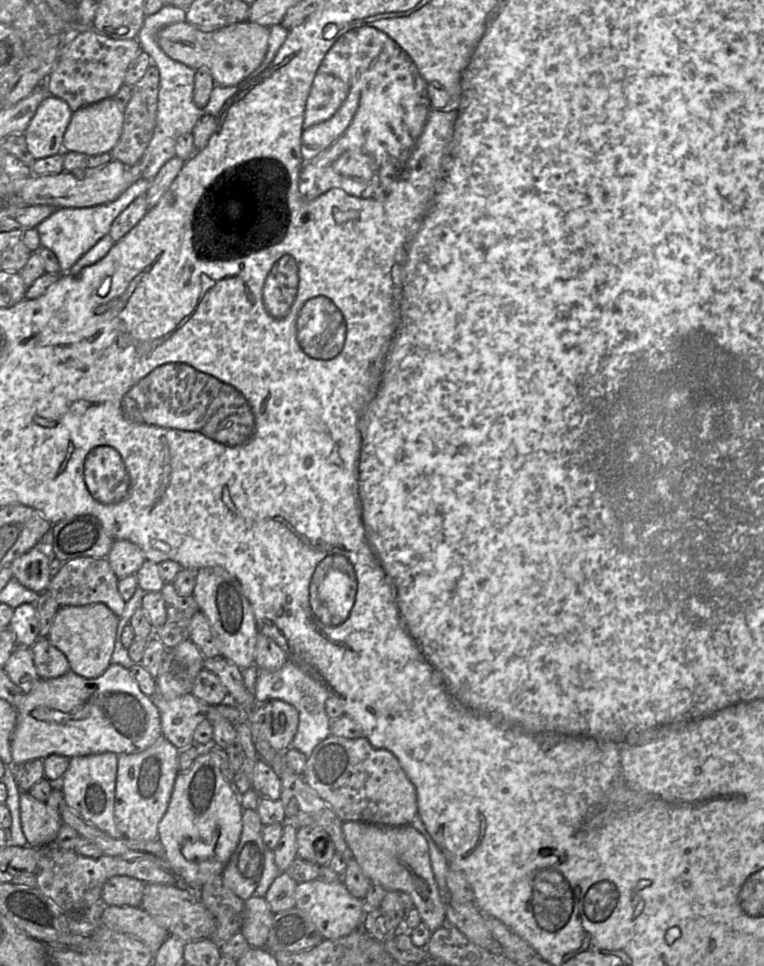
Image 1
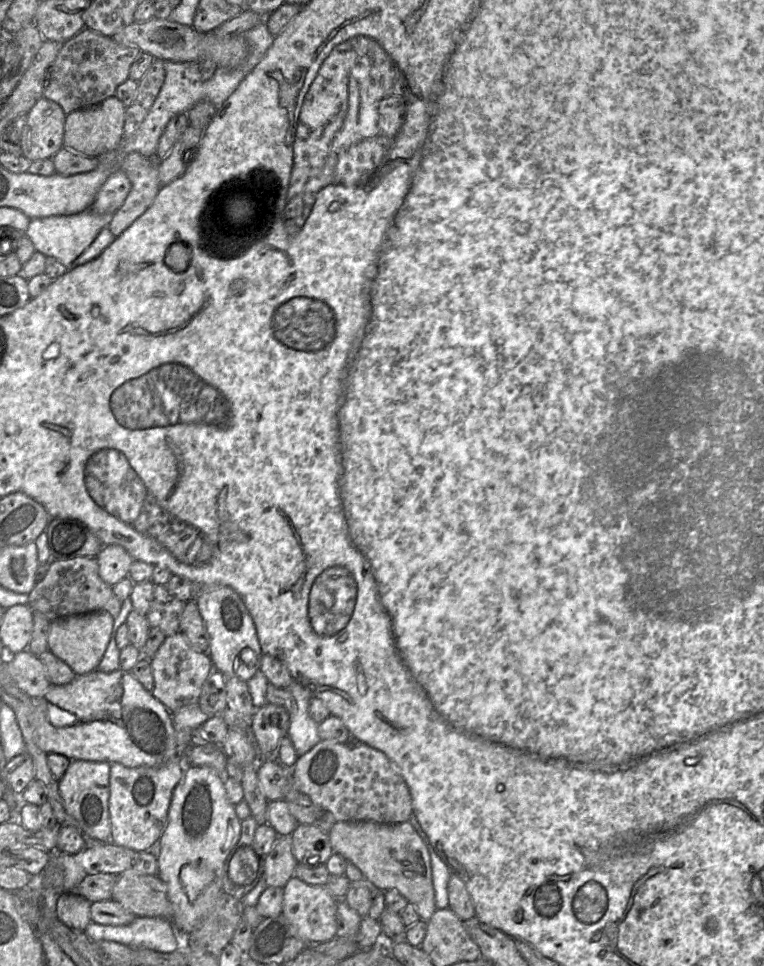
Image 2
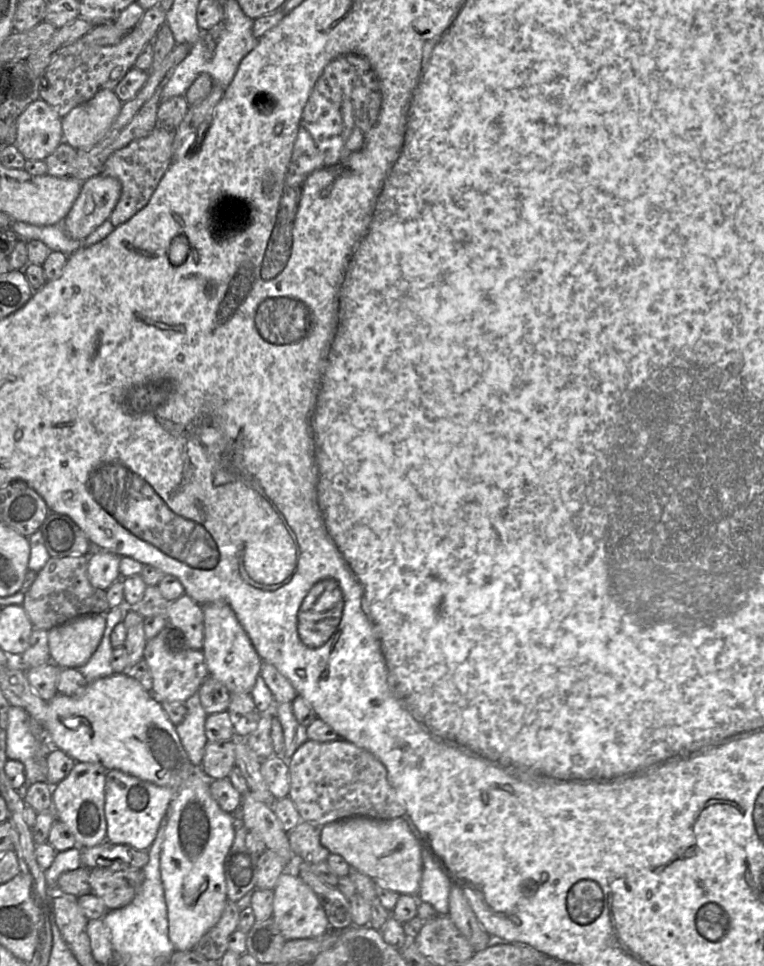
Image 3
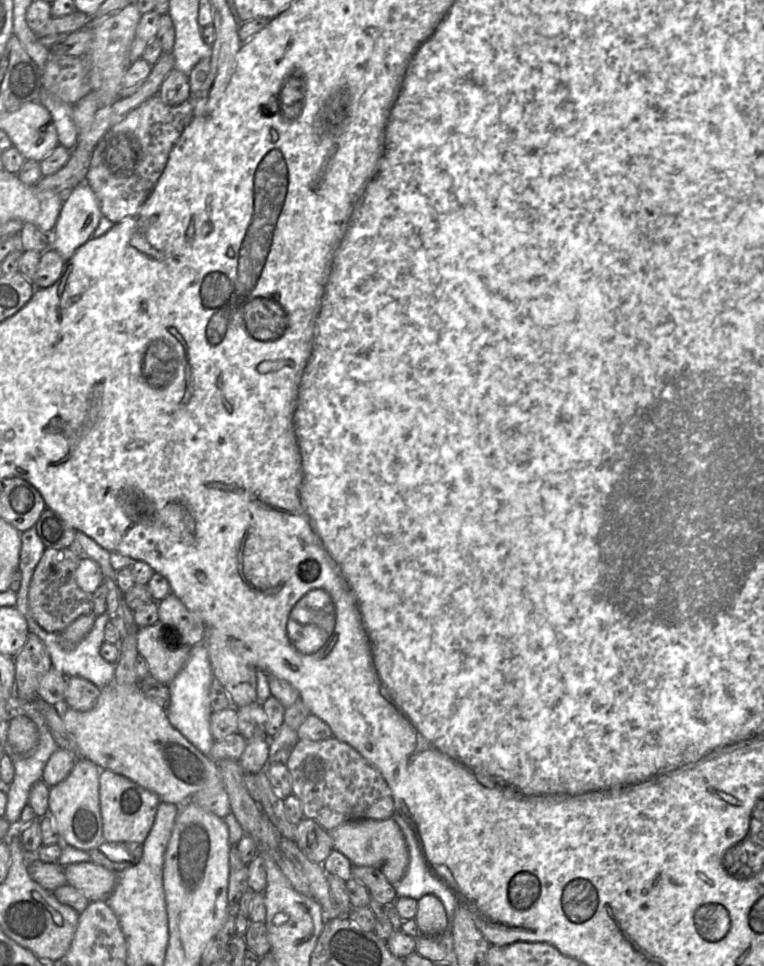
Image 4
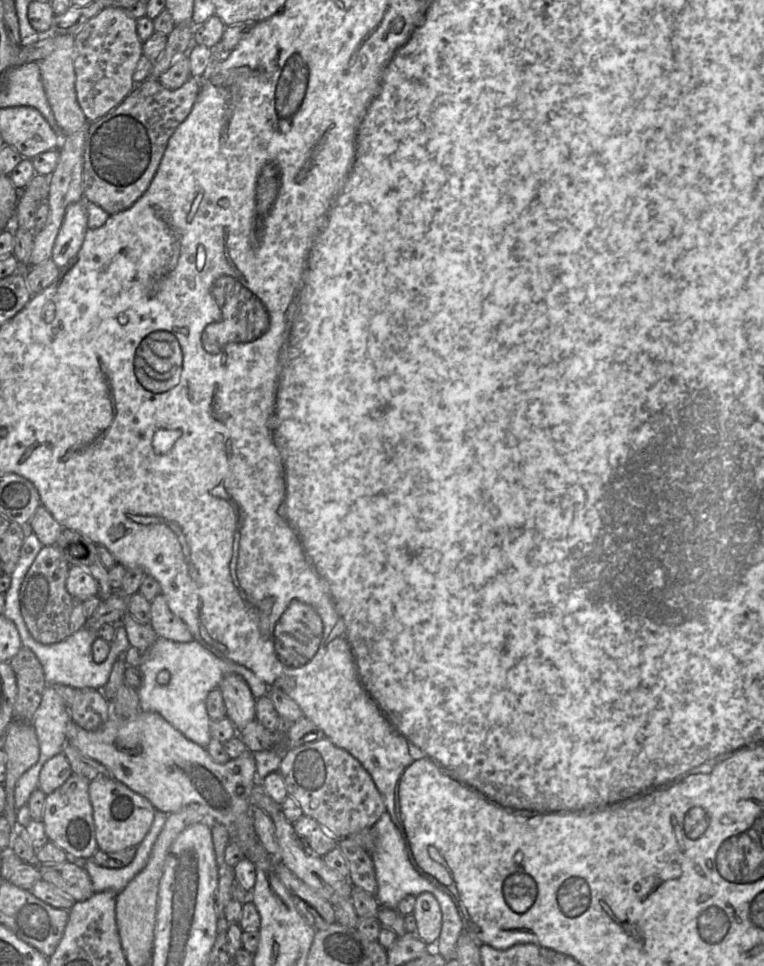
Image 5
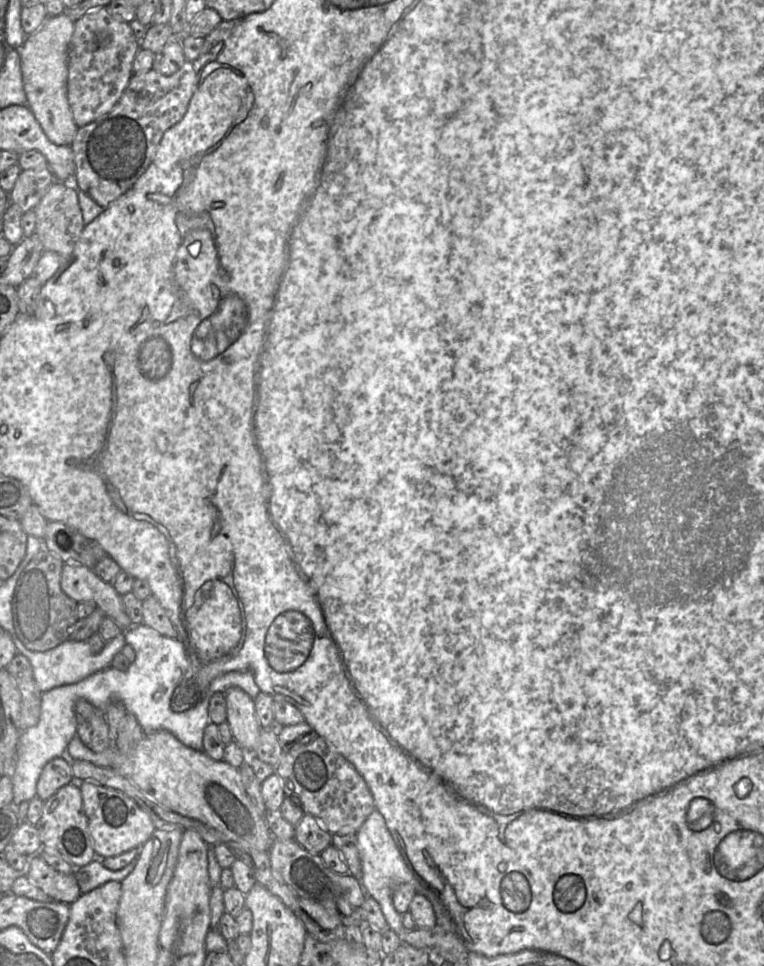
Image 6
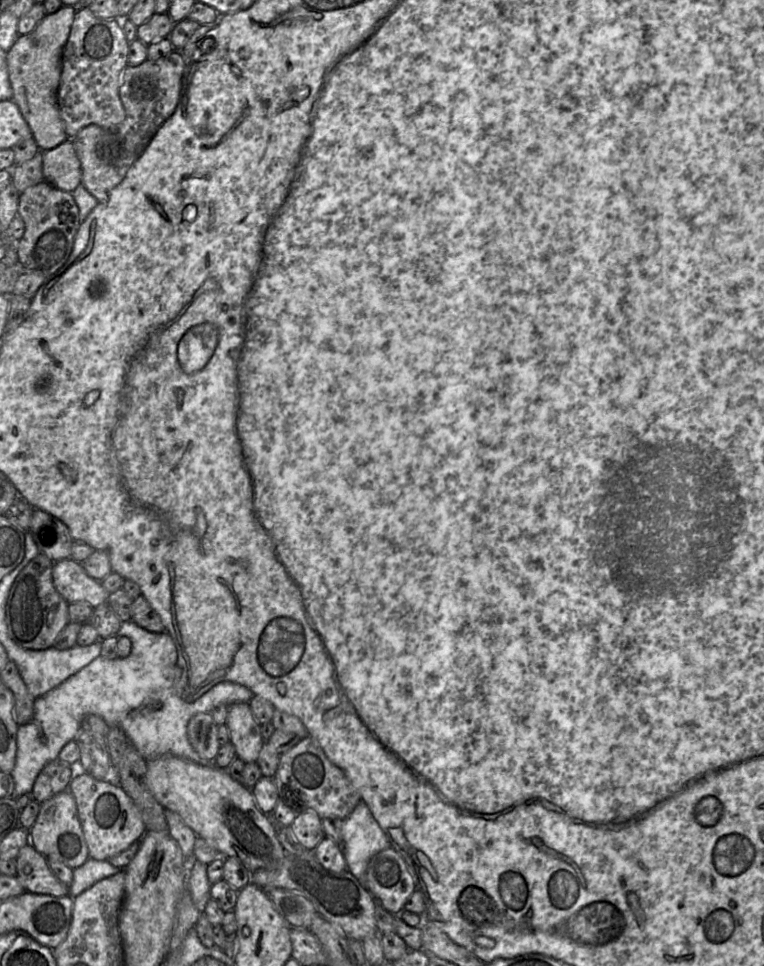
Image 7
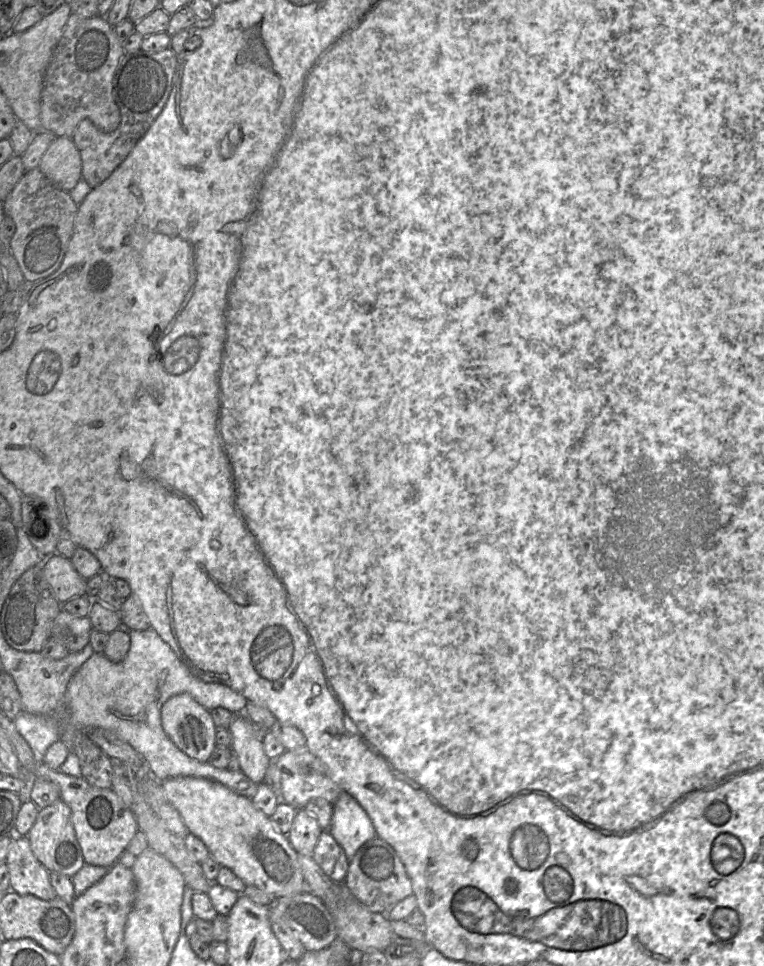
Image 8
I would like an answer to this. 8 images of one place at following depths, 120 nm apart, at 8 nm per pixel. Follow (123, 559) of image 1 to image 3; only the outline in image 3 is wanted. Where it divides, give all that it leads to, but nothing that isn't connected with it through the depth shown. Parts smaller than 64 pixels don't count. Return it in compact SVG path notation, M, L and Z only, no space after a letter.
M94 550L88 555L88 579L95 588L106 590L120 580L121 557L104 550Z

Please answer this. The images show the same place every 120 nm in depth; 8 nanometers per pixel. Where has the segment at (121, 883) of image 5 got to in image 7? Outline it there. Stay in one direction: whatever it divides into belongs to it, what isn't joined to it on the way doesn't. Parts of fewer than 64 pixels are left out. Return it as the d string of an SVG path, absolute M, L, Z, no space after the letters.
M88 858L81 866L73 869L73 879L69 886L69 896L76 897L96 882L112 876L125 868L115 867L107 860Z

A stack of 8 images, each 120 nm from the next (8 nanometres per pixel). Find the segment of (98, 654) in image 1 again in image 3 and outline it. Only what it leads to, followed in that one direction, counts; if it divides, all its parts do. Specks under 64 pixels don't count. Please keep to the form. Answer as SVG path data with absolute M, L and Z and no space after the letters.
M105 614L78 617L48 631L50 658L60 668L78 669L98 648L106 627Z

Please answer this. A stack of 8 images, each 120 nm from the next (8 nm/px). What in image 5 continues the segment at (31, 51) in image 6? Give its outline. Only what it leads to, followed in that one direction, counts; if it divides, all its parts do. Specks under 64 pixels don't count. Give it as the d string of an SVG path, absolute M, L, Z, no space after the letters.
M64 34L56 36L55 41L56 48L54 51L39 61L38 65L47 100L51 106L55 120L65 137L79 131L87 125L87 119L77 101L75 91L75 35Z

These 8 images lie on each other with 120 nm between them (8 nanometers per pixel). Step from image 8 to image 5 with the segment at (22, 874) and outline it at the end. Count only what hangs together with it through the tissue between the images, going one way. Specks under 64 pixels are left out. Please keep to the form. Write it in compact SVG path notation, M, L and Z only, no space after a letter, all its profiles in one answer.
M73 862L38 864L41 879L53 884L76 901L84 901L94 894L87 871Z

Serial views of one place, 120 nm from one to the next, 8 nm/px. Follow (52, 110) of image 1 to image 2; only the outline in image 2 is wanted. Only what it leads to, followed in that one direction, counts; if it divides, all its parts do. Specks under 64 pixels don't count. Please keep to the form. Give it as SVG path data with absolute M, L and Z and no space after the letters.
M41 97L26 117L20 134L22 155L31 162L52 158L63 147L66 114L62 107Z

